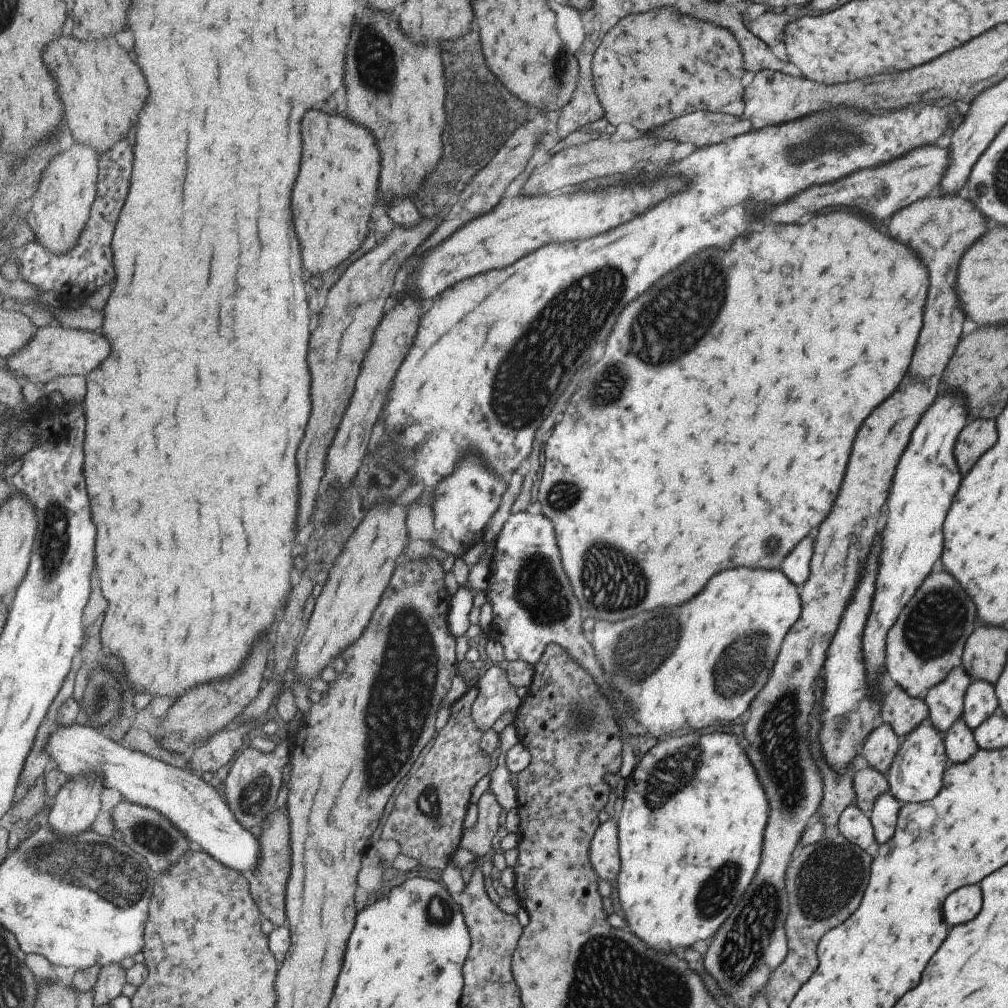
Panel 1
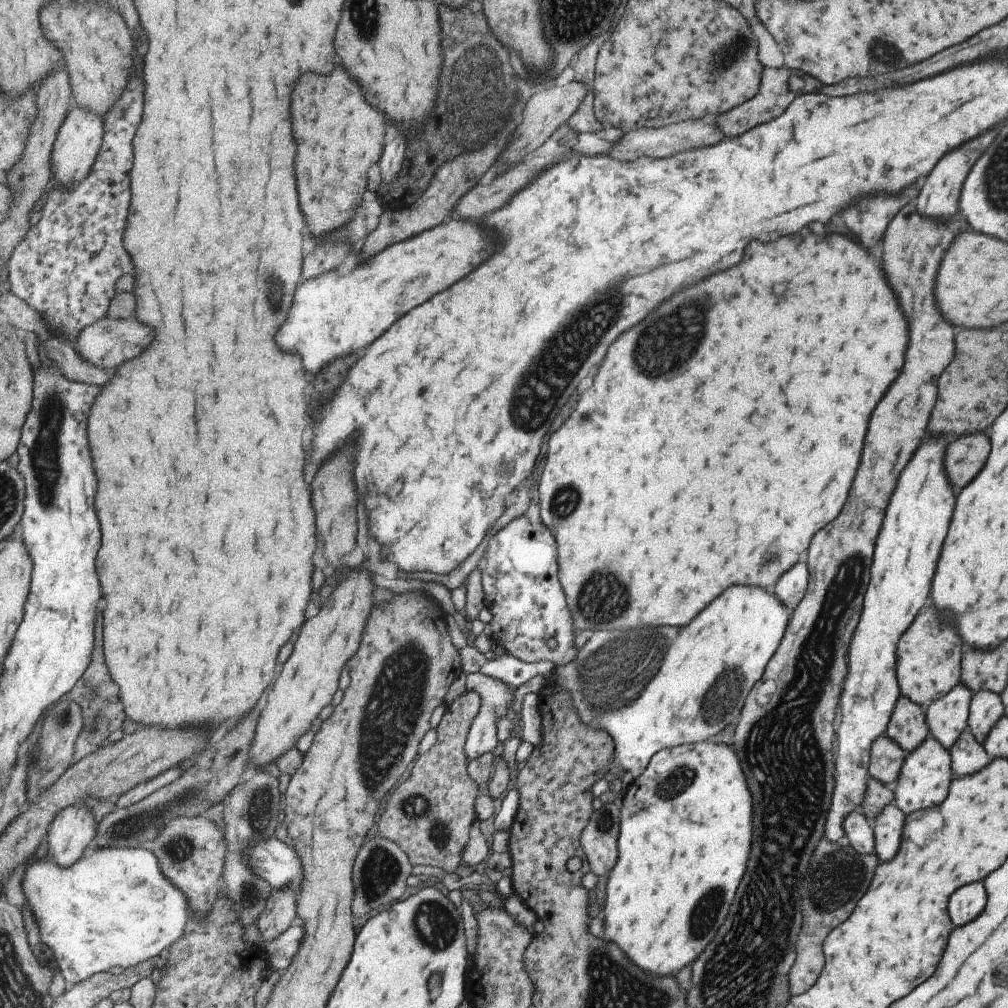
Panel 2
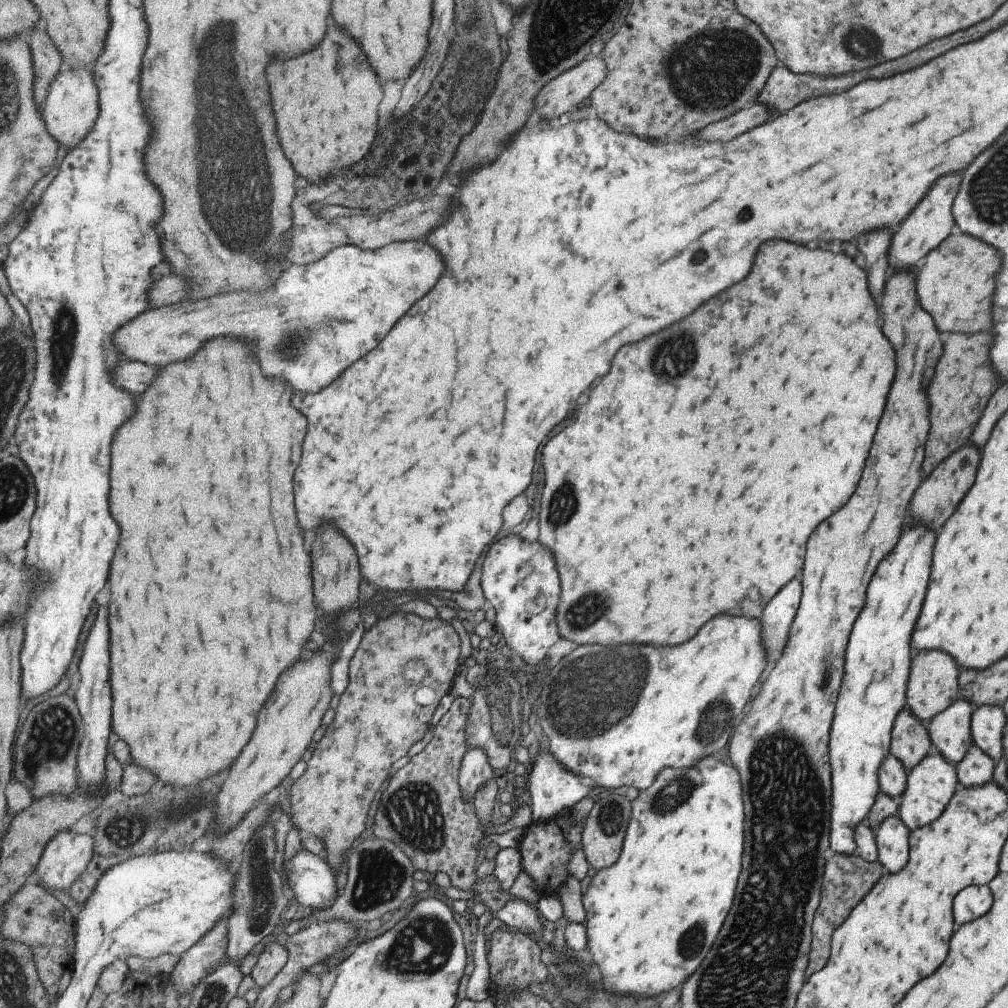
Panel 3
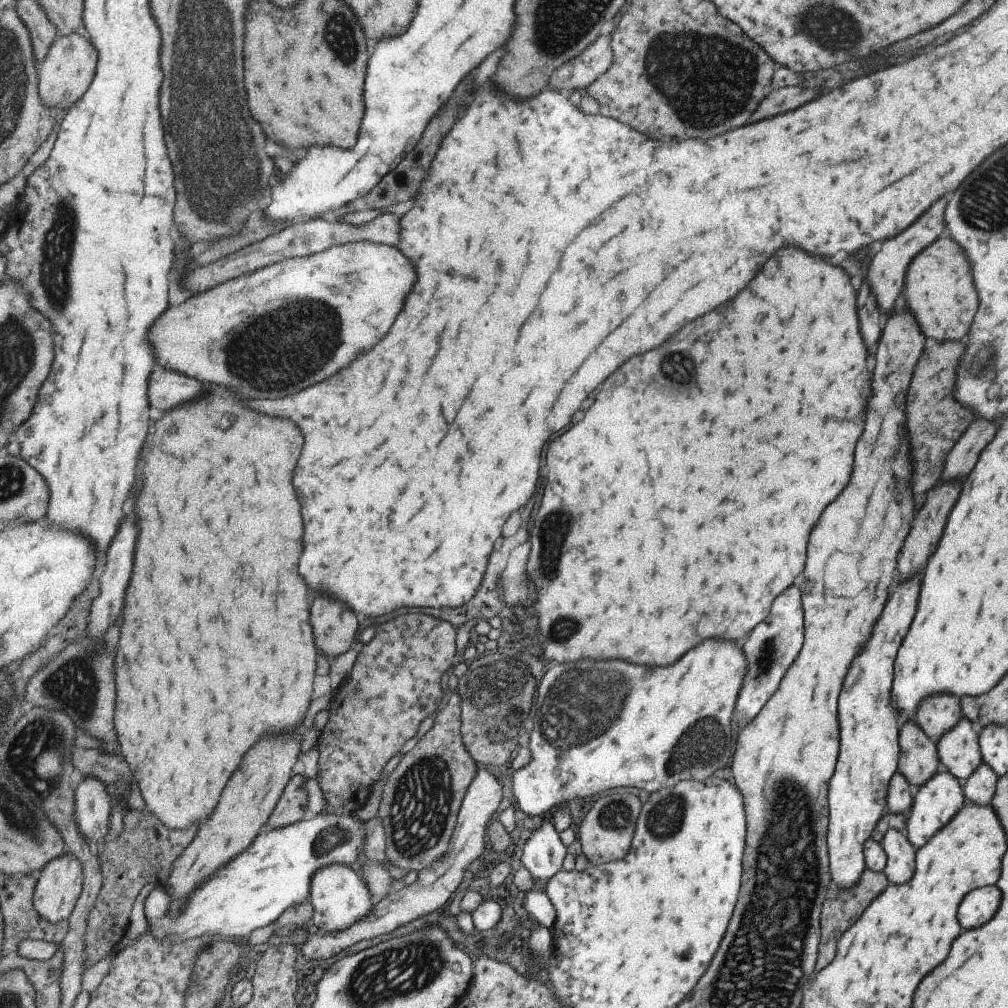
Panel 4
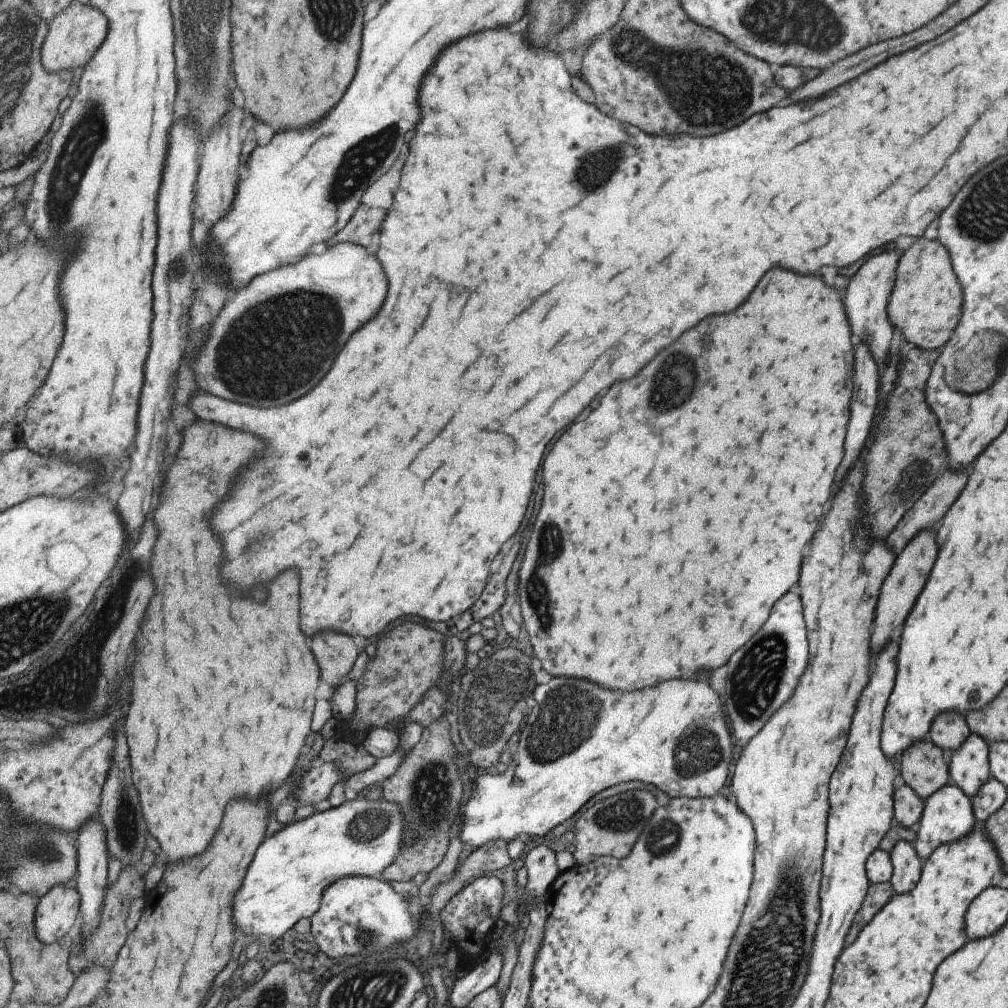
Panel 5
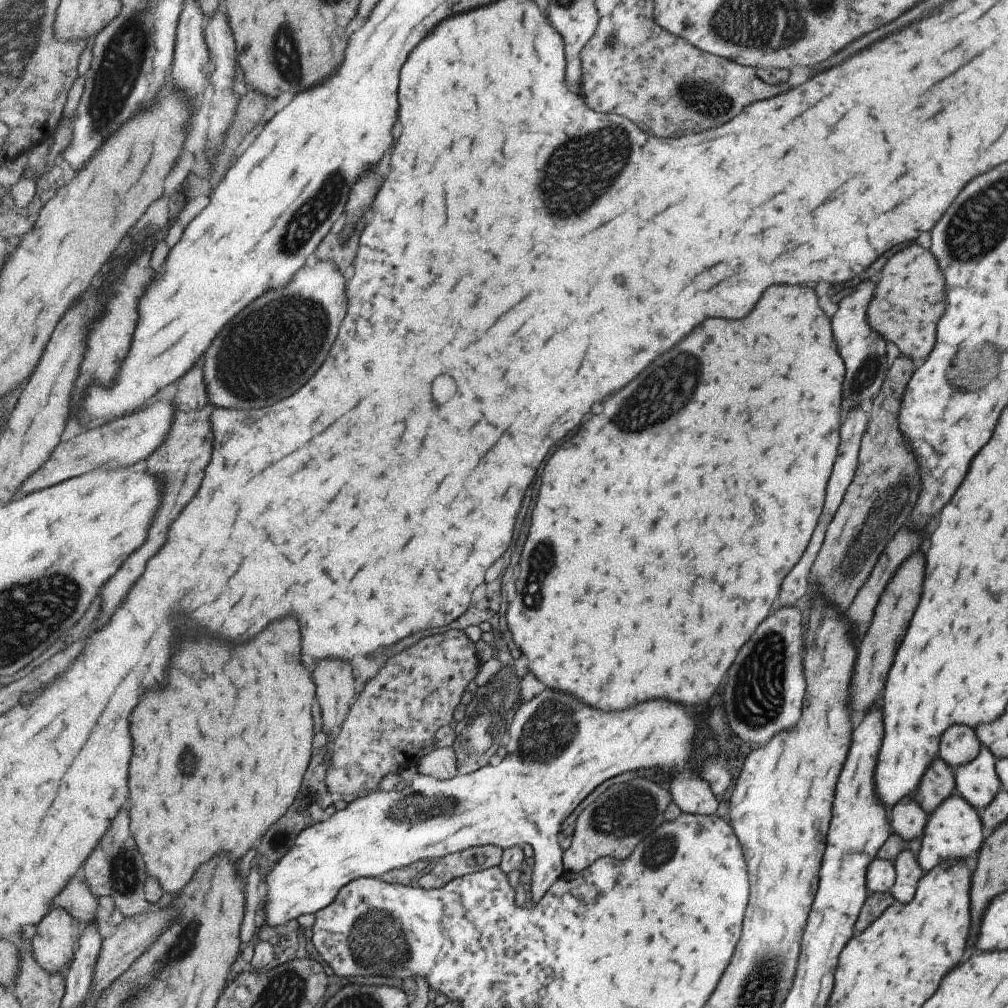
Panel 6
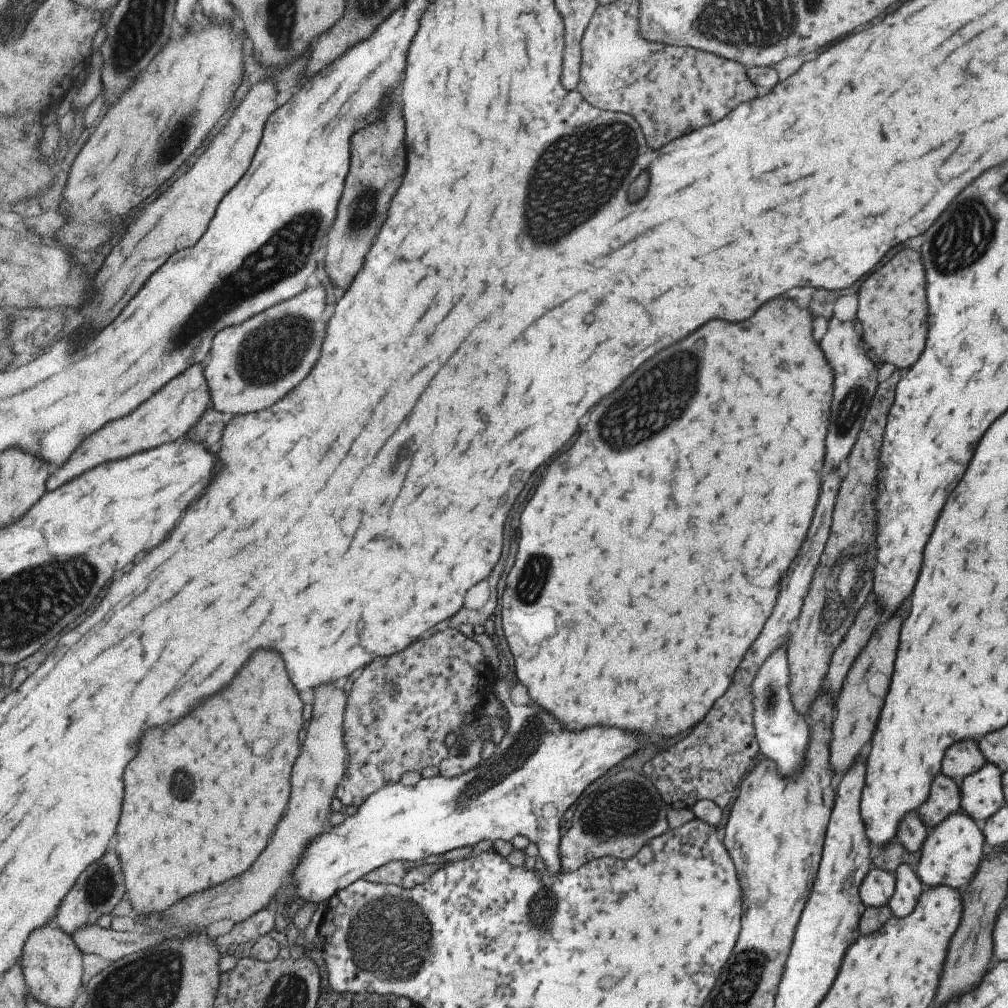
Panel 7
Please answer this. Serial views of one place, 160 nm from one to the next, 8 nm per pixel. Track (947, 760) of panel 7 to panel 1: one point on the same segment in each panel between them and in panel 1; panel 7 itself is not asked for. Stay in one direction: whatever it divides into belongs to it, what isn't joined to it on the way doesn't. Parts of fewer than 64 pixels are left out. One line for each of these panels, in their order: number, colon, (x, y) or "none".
1: (925, 642)
2: (928, 653)
3: (932, 684)
4: (937, 714)
5: (949, 730)
6: (958, 745)

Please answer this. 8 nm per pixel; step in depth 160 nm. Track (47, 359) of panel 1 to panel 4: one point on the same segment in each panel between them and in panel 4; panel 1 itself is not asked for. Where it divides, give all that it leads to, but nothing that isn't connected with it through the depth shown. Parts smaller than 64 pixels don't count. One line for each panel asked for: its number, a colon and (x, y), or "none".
2: (107, 344)
3: (321, 317)
4: (291, 325)

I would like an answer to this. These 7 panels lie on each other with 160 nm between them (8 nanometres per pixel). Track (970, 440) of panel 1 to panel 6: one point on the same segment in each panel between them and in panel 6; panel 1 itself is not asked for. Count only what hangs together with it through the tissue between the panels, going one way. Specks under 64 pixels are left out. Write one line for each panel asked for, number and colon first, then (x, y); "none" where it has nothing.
2: (963, 457)
3: (943, 487)
4: (919, 544)
5: (903, 583)
6: (895, 607)

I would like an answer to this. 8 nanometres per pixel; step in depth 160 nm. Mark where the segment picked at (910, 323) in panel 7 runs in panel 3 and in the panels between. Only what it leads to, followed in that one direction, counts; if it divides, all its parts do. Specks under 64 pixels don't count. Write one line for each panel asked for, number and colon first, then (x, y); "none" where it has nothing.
3: (954, 286)
4: (938, 290)
5: (925, 303)
6: (908, 300)

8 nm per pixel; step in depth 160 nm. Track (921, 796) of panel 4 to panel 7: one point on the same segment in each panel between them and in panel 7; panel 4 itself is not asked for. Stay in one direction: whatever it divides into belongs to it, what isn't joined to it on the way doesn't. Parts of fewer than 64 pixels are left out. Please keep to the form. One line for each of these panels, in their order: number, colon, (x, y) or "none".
5: (946, 815)
6: (953, 830)
7: (950, 854)

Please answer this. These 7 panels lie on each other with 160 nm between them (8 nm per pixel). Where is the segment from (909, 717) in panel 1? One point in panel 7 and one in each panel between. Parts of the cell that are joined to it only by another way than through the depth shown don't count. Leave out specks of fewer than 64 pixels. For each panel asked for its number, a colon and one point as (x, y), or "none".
2: (907, 727)
3: (909, 742)
4: (918, 761)
5: (924, 769)
6: (936, 784)
7: (944, 795)

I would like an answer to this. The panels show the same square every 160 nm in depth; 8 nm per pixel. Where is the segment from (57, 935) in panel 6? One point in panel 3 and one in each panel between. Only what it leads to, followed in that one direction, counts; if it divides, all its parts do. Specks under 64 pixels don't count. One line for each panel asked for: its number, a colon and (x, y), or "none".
3: (67, 856)
4: (60, 883)
5: (58, 912)

